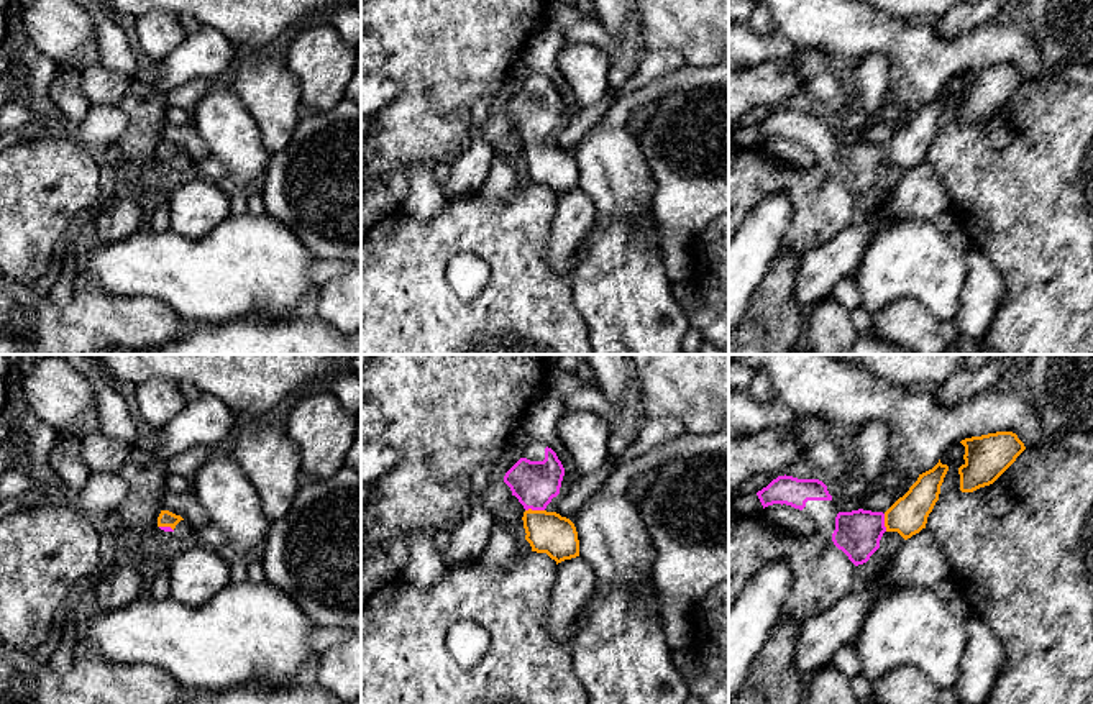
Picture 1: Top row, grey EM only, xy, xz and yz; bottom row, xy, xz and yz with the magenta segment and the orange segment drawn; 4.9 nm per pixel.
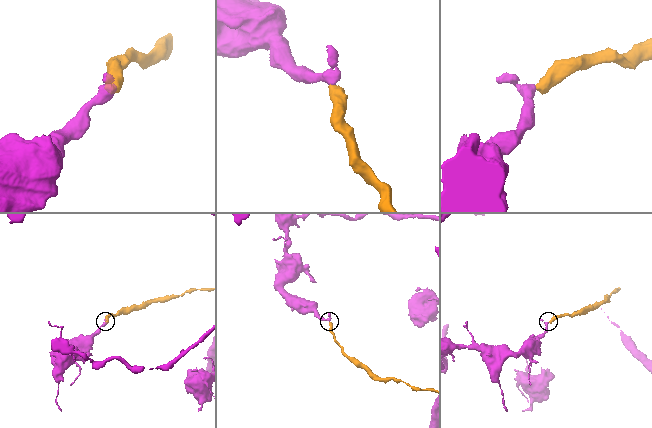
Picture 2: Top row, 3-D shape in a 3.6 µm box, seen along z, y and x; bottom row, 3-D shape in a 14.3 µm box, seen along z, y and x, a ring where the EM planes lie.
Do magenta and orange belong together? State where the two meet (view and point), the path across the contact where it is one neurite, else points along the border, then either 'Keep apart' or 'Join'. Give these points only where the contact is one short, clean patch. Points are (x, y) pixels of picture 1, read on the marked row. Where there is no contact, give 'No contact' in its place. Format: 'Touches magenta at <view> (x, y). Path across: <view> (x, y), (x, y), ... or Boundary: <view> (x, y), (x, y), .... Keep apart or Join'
Touches magenta at xz (534, 509). Path across: xz (534, 483), (534, 509), (537, 522), (547, 532). Join

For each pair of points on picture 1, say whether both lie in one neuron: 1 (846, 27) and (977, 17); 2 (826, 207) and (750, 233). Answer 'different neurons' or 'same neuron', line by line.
1: different neurons
2: different neurons

